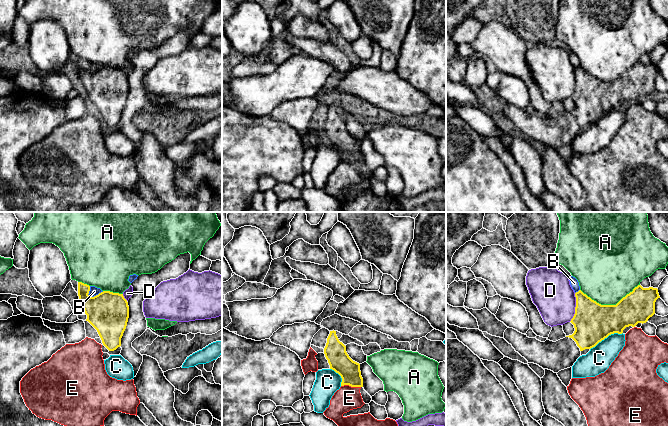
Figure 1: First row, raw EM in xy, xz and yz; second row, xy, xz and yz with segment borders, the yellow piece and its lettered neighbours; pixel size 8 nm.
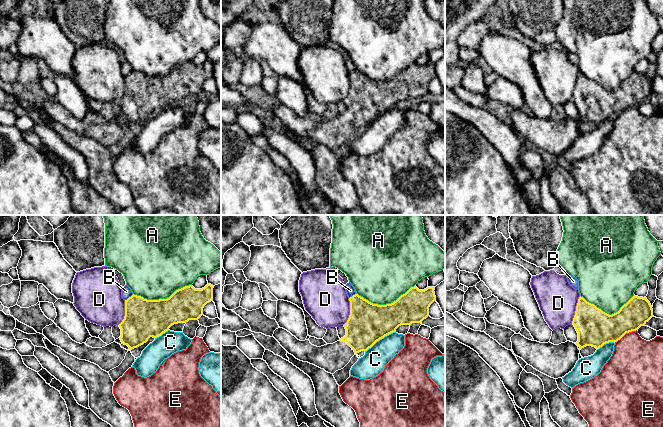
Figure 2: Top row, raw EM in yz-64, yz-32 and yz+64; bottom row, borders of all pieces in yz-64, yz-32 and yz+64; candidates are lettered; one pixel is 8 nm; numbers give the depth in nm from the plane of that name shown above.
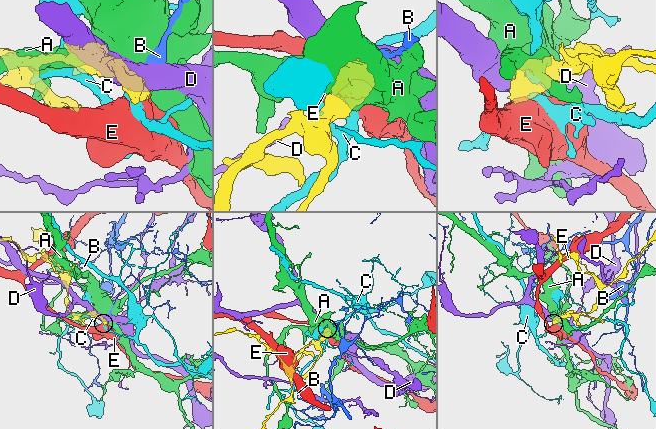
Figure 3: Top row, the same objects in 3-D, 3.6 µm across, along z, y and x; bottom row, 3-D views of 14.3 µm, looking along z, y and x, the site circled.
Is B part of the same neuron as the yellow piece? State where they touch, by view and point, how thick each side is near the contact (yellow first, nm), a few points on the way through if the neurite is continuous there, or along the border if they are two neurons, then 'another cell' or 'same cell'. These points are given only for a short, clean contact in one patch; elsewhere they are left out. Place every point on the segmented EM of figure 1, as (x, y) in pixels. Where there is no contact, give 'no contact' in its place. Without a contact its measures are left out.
meets yellow in xy at (96, 295); 320 nm thick on the yellow side, 70 nm on the other; border along xy (103, 291), (93, 296), (87, 294); another cell

